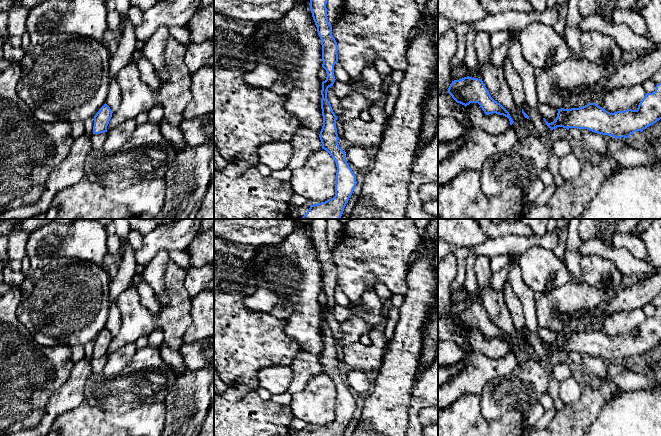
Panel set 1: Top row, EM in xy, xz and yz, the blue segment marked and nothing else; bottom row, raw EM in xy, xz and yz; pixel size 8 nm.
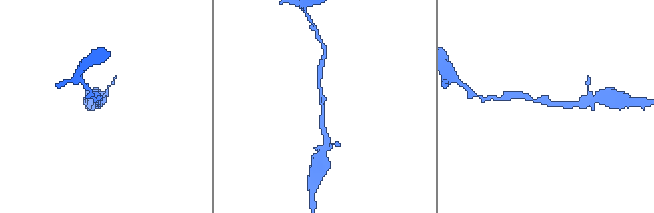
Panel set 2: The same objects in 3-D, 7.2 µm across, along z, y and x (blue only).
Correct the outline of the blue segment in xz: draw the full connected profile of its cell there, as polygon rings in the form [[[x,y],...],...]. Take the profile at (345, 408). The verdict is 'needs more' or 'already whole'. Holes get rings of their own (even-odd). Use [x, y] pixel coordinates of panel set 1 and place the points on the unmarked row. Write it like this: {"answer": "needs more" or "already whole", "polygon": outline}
{"answer": "already whole", "polygon": [[[312,219],[309,227],[312,241],[321,263],[322,291],[327,297],[326,304],[322,306],[321,333],[323,350],[319,361],[322,373],[326,374],[336,387],[335,420],[325,426],[310,429],[307,436],[343,436],[357,408],[356,399],[345,383],[345,375],[339,371],[339,361],[336,352],[337,340],[327,323],[327,314],[333,310],[336,304],[334,289],[338,286],[338,269],[332,259],[332,250],[328,246],[326,228],[327,219]]]}

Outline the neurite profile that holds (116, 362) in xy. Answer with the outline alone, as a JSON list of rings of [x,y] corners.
[[[128,343],[115,353],[107,356],[107,362],[103,373],[107,376],[118,374],[132,359],[137,351],[135,343]]]

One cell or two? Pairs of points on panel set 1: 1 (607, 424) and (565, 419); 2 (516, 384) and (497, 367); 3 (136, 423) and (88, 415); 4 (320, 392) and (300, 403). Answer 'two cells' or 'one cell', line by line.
1: two cells
2: two cells
3: one cell
4: one cell

